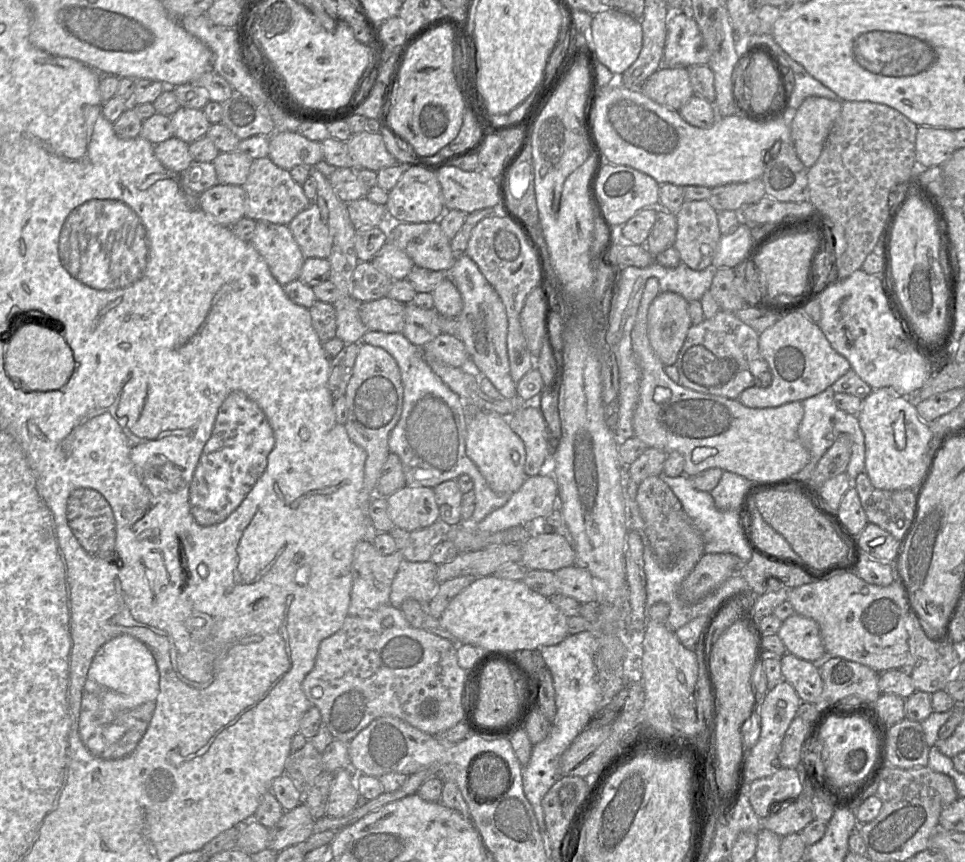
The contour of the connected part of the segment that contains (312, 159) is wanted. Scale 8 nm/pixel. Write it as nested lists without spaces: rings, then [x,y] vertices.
[[[297,131],[274,132],[270,135],[268,157],[288,171],[297,165],[314,167],[324,160],[321,142],[307,139]]]

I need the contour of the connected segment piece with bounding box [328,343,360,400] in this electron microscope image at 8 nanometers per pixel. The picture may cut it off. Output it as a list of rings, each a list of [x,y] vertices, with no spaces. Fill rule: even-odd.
[[[360,343],[344,346],[338,355],[330,361],[328,389],[334,400],[342,397],[346,392],[347,384],[360,348]]]

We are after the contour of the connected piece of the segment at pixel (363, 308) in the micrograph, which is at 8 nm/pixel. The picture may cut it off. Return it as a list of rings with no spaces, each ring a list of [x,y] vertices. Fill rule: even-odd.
[[[387,297],[361,302],[359,316],[368,331],[401,333],[405,324],[405,304]]]

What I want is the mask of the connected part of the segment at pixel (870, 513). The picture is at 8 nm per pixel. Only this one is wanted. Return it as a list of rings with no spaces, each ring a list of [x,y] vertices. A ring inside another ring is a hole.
[[[865,471],[857,475],[855,488],[868,522],[903,541],[914,521],[914,489],[877,489]]]

